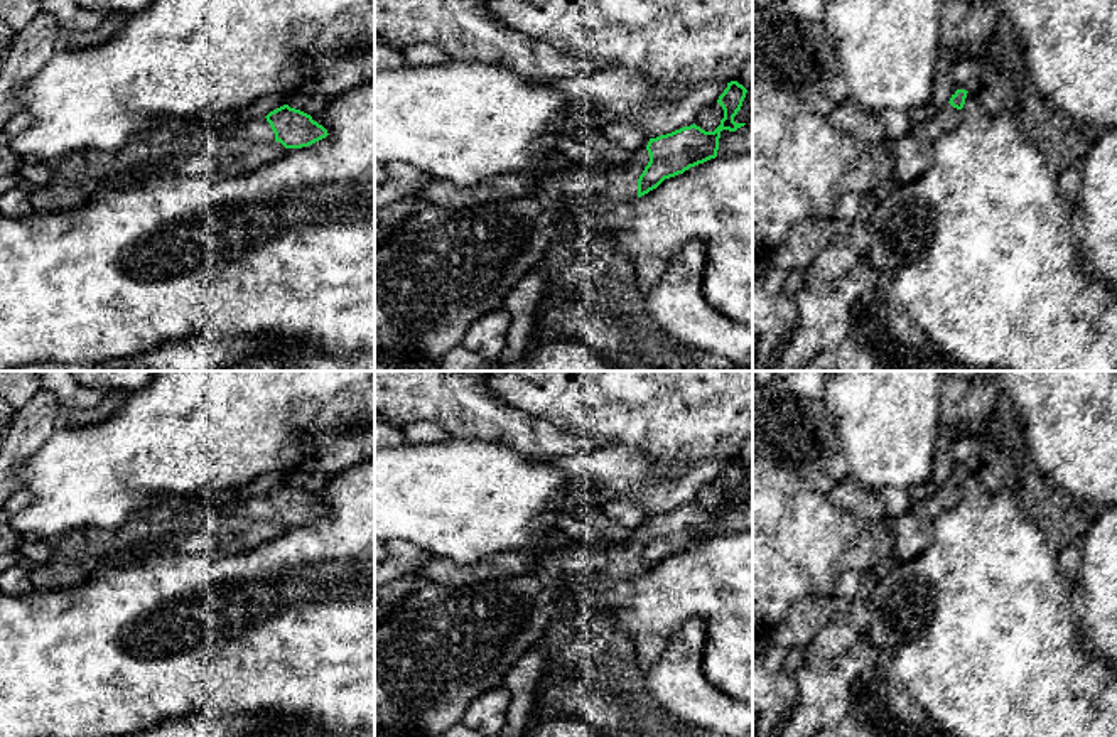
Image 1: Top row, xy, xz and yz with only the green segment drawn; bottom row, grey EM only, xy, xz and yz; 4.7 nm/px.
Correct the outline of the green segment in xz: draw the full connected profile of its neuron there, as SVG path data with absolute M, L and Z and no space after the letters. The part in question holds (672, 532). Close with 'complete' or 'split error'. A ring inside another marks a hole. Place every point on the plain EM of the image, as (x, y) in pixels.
M737 459L727 460L717 477L724 496L714 509L693 501L650 516L646 525L631 530L624 543L579 543L567 551L550 551L526 575L461 587L418 582L412 594L383 611L375 624L375 737L444 737L449 729L462 724L471 702L499 688L516 661L540 643L574 577L604 573L631 578L656 567L665 557L715 536L720 509L736 509L746 503L734 499L746 471Z | split error

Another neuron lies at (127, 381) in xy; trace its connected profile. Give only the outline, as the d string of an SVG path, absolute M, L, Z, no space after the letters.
M71 371L86 388L108 391L135 391L145 386L157 371Z

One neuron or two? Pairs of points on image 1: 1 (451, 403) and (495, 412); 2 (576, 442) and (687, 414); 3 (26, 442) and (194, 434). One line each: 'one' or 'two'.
1: one
2: two
3: two

